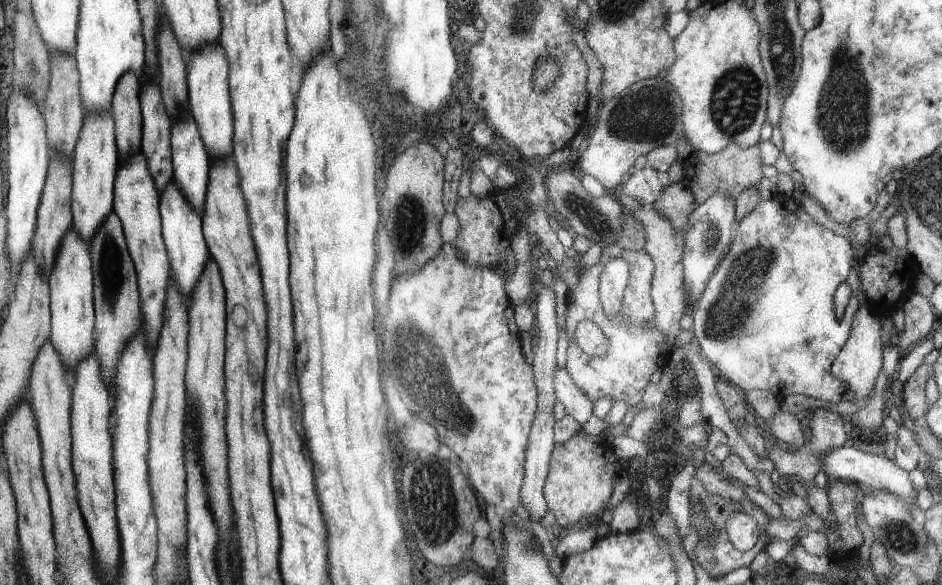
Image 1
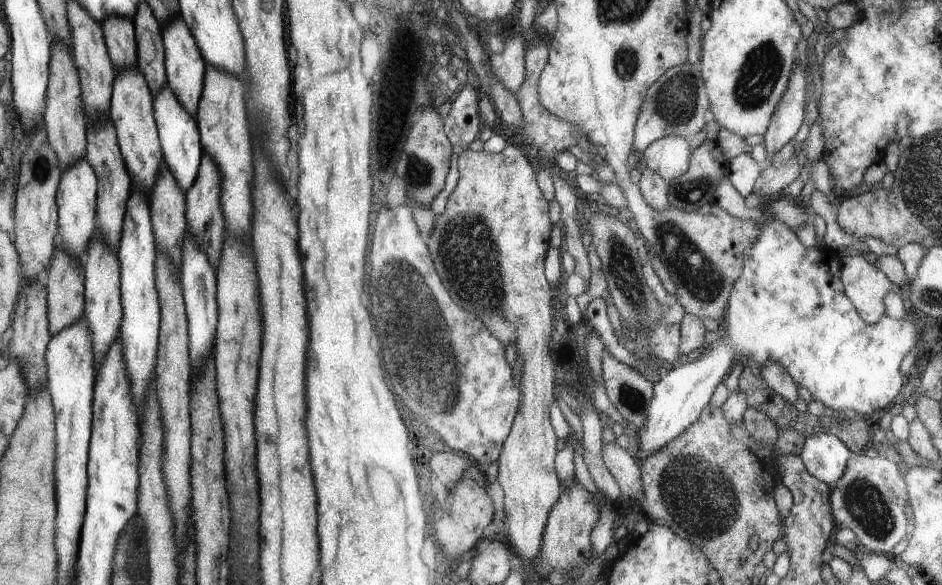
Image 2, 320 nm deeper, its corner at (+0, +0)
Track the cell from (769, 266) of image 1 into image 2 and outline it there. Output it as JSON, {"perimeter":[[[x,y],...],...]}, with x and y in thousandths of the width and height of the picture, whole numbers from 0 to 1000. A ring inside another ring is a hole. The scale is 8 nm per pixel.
{"perimeter":[[[813,368],[806,386],[806,403],[797,410],[788,446],[788,468],[775,501],[762,578],[751,591],[753,602],[742,614],[725,615],[723,626],[703,636],[701,650],[693,658],[686,718],[674,737],[677,740],[675,786],[678,791],[687,779],[694,778],[700,766],[707,764],[741,718],[745,697],[754,689],[760,658],[776,626],[777,614],[791,619],[795,612],[806,629],[816,615],[825,619],[844,660],[855,663],[863,682],[883,697],[886,706],[906,701],[916,709],[939,701],[939,694],[952,677],[956,653],[961,653],[961,646],[954,639],[954,619],[961,605],[966,605],[965,598],[971,598],[980,562],[975,564],[973,547],[968,550],[943,540],[937,540],[937,547],[929,554],[917,549],[897,501],[893,475],[894,444],[886,427],[877,424],[873,415],[852,422],[838,385]]]}

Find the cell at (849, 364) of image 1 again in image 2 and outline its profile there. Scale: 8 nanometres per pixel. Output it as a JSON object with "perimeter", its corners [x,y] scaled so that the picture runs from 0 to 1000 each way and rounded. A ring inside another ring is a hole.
{"perimeter":[[[901,436],[893,444],[894,485],[903,520],[920,552],[933,550],[937,540],[937,511],[942,496],[948,496],[948,484],[914,436]]]}

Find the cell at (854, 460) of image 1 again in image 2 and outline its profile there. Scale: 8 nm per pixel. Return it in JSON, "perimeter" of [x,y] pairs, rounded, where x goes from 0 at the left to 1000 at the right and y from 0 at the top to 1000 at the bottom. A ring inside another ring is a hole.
{"perimeter":[[[867,740],[857,745],[847,778],[861,814],[883,831],[893,814],[903,773],[886,744]]]}

